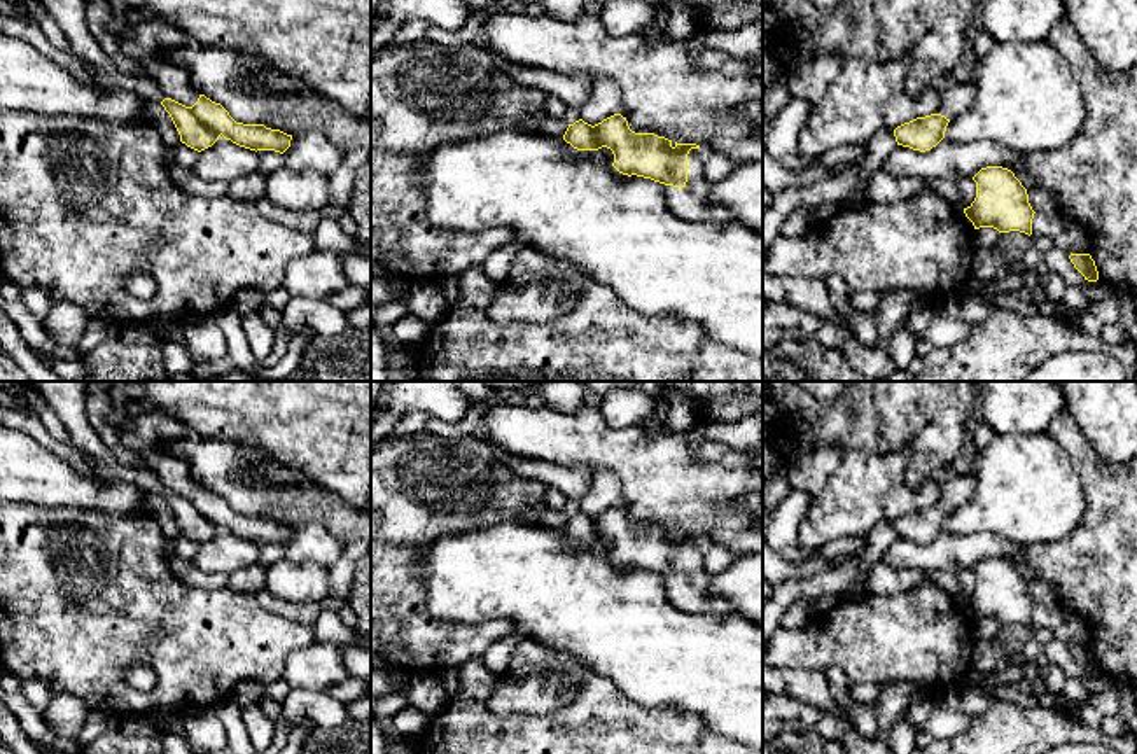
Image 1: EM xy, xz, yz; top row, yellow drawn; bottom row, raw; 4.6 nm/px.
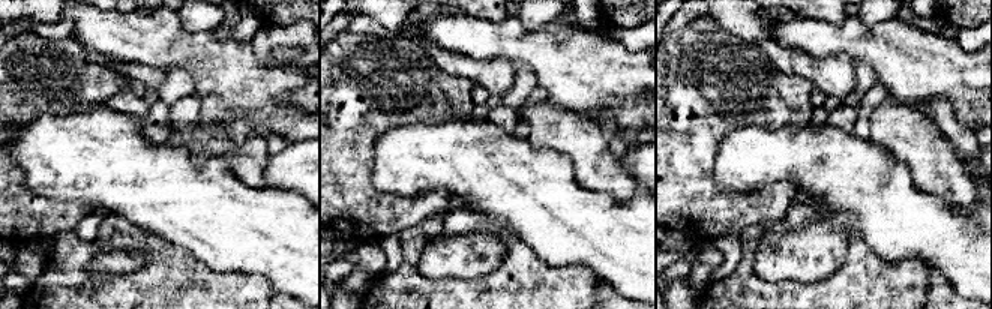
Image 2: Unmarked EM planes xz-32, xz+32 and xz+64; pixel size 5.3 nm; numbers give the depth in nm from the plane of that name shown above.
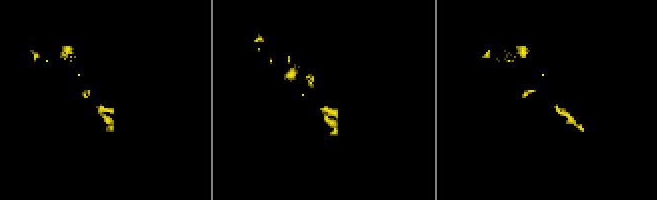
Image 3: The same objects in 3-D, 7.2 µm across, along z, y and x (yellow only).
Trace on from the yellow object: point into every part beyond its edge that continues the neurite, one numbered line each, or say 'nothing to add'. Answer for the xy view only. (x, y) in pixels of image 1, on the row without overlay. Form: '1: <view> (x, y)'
1: xy (147, 434)

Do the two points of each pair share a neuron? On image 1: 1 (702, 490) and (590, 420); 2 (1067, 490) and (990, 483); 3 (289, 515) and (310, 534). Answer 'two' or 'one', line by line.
1: one
2: one
3: two

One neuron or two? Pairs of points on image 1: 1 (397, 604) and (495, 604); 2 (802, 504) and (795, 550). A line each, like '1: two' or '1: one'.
1: two
2: one

